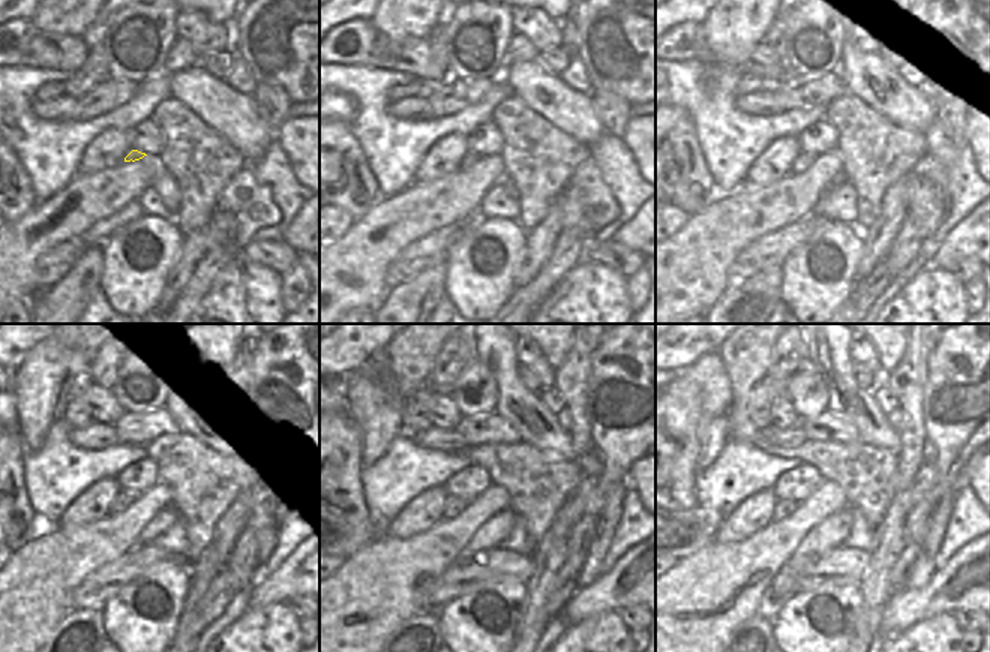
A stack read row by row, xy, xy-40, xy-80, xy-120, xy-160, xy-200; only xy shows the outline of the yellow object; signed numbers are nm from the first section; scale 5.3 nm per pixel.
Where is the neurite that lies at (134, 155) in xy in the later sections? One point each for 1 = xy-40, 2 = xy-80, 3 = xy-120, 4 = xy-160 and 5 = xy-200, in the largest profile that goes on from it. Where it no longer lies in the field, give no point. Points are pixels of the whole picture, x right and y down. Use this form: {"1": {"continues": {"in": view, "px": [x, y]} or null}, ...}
{"1": {"continues": {"in": "xy-40", "px": [470, 159]}}, "2": {"continues": {"in": "xy-80", "px": [803, 159]}}, "3": {"continues": {"in": "xy-120", "px": [123, 499]}}, "4": {"continues": {"in": "xy-160", "px": [453, 507]}}, "5": {"continues": {"in": "xy-200", "px": [783, 508]}}}

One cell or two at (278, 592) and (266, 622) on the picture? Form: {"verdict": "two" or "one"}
{"verdict": "two"}

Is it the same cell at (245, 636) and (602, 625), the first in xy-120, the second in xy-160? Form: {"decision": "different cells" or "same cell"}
{"decision": "same cell"}

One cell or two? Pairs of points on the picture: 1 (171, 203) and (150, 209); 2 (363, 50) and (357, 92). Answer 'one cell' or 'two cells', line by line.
1: two cells
2: two cells

